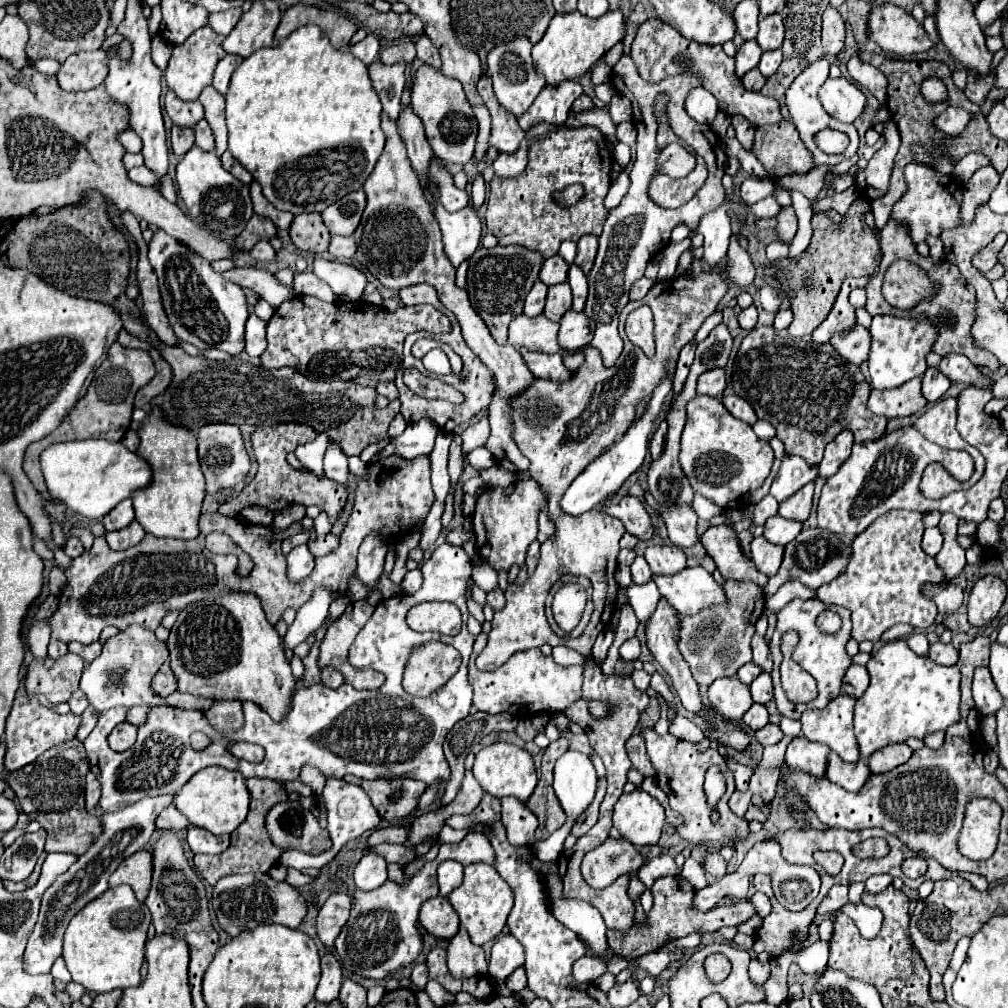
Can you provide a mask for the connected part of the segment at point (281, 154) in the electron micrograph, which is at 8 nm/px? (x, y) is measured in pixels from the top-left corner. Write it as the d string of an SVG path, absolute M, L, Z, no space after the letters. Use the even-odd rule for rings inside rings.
M302 26L298 30L294 30L286 40L278 42L278 46L272 48L262 48L256 50L252 56L248 56L234 72L232 80L230 80L230 88L226 94L226 122L228 122L228 150L234 154L234 158L254 176L254 180L262 186L262 194L278 208L278 210L286 210L296 214L304 214L304 212L322 212L324 208L328 208L330 204L334 204L336 200L340 200L342 196L346 196L348 192L360 190L362 184L366 182L366 178L370 176L370 172L374 170L378 156L382 154L384 148L384 132L380 128L380 112L382 112L382 104L378 98L378 92L372 86L372 78L368 72L368 66L362 64L362 60L354 58L350 52L346 50L336 50L332 48L330 40L324 36L324 32L318 26Z

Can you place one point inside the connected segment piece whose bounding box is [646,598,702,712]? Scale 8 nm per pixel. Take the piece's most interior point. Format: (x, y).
(661, 627)

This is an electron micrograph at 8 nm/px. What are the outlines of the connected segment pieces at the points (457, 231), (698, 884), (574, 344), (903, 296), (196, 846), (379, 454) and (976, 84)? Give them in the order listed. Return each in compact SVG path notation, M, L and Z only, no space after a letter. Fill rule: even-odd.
M438 204L434 208L434 216L442 230L442 242L444 252L450 258L452 266L460 266L480 244L480 218L476 216L476 210L466 206L458 212L448 212Z
M686 858L686 862L684 862L684 866L682 866L682 872L680 872L680 876L688 882L688 884L692 884L696 890L700 890L700 888L704 888L704 886L708 886L708 880L706 880L706 872L704 872L704 868L694 860L694 858Z
M568 310L560 318L558 342L560 342L562 350L570 350L570 352L580 350L584 344L588 344L592 340L592 334L594 334L594 328L586 314Z
M898 260L886 270L882 294L896 308L914 306L918 304L918 300L930 296L932 292L934 284L924 276L918 266L906 260Z
M188 828L188 846L194 854L220 854L230 846L230 834L216 836L204 828Z
M422 418L416 424L410 424L402 432L402 436L388 438L388 440L382 440L378 444L370 444L360 454L360 458L366 464L372 464L388 454L400 454L402 458L408 458L408 460L422 456L422 454L430 454L432 446L434 446L436 432L438 432L438 424L434 424L430 418Z
M992 72L988 78L984 78L984 80L976 80L976 78L968 76L968 86L966 86L966 92L964 92L966 98L968 98L972 104L982 106L984 100L986 100L986 96L988 96L988 92L990 92L992 82L994 82L994 72Z

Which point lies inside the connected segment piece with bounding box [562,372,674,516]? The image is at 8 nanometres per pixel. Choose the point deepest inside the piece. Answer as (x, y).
(604, 476)

